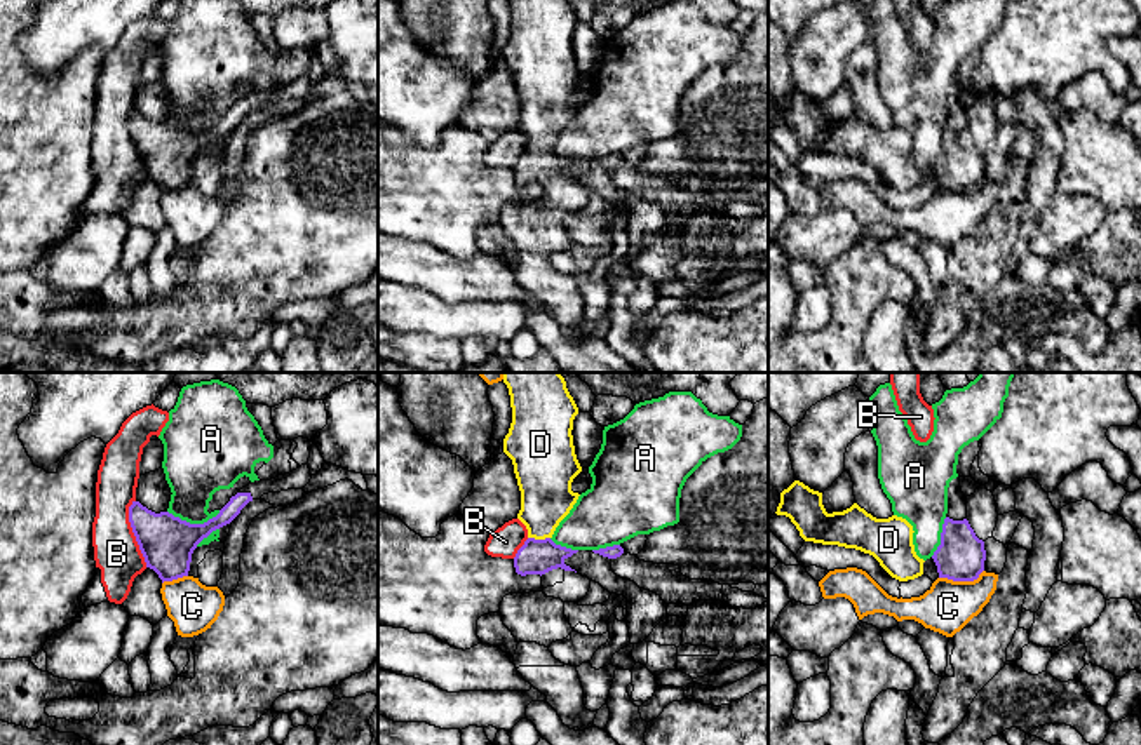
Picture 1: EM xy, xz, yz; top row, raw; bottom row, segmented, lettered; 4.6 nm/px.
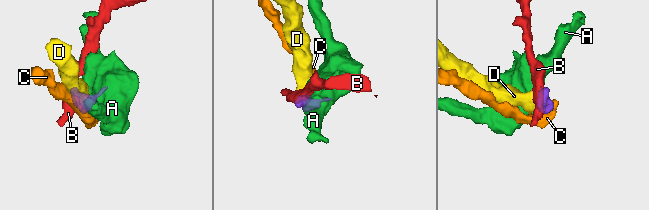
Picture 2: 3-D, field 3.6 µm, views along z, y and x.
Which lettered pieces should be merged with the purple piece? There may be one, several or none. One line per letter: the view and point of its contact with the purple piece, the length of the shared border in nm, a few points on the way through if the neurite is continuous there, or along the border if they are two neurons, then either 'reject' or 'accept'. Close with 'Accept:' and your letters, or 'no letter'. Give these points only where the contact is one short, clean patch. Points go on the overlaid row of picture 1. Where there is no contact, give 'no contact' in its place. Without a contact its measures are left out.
A: xy (194, 524) | 240 nm | along xy (168, 510), (190, 523), (206, 523), (220, 512) | reject
B: xy (133, 531) | 320 nm | along xy (133, 500), (129, 526), (147, 566) | reject
C: yz (962, 580) | 220 nm | along yz (983, 570), (972, 580), (939, 578) | reject
D: xz (539, 540) | 100 nm | across xz (537, 556), (539, 540), (546, 488) | accept
Accept: D

